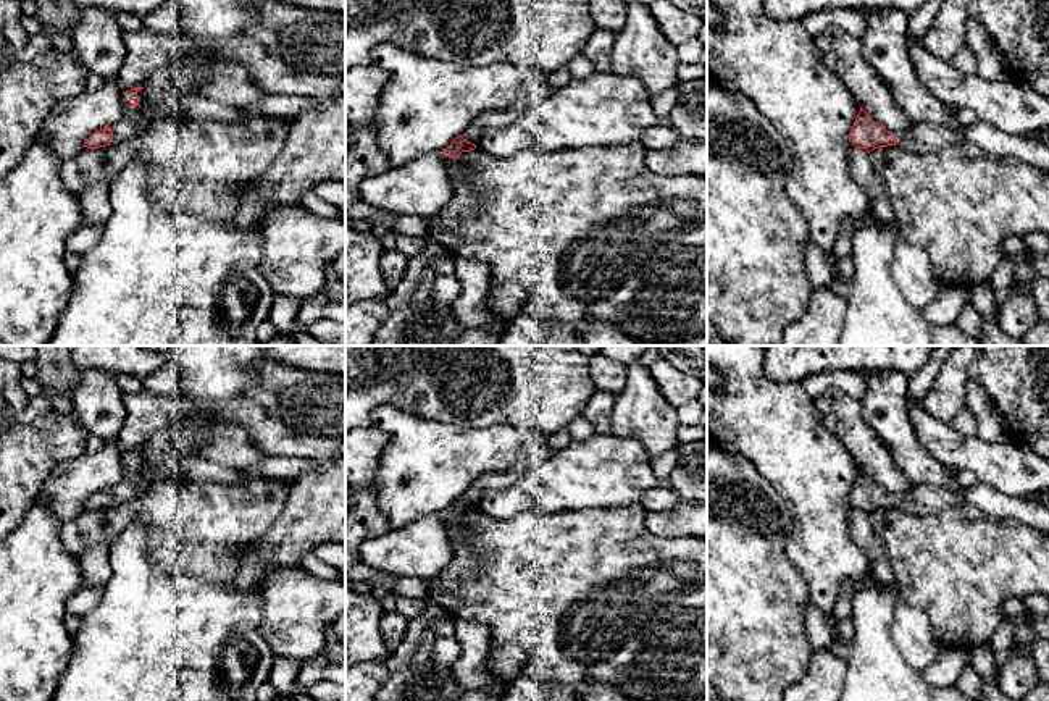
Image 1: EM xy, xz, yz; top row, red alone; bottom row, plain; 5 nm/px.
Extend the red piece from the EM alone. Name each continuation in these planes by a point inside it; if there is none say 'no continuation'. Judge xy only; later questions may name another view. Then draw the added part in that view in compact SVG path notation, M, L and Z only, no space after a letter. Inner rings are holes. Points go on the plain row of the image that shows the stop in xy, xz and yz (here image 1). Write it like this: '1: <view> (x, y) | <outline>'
1: xy (133, 483) | M129 452L124 459L124 473L119 483L111 488L113 501L129 502L145 493L148 465L142 452Z

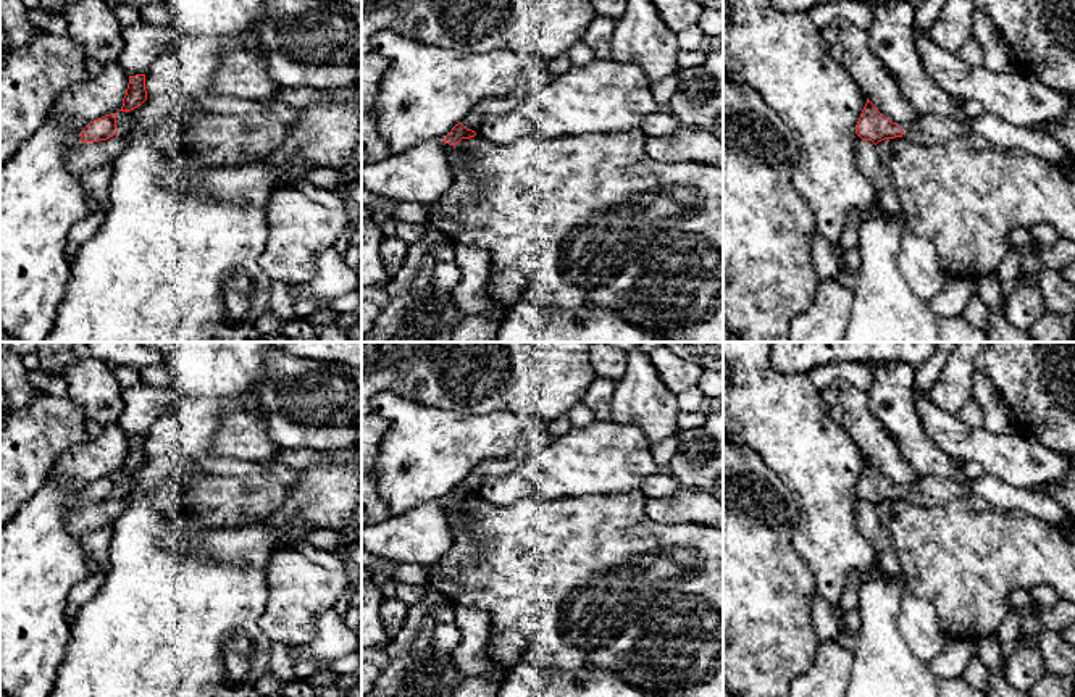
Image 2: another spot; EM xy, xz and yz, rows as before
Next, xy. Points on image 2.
1: xy (125, 481) | M134 471L131 473L118 473L116 474L116 490L118 490L118 495L123 495L123 494L128 494L134 484Z

